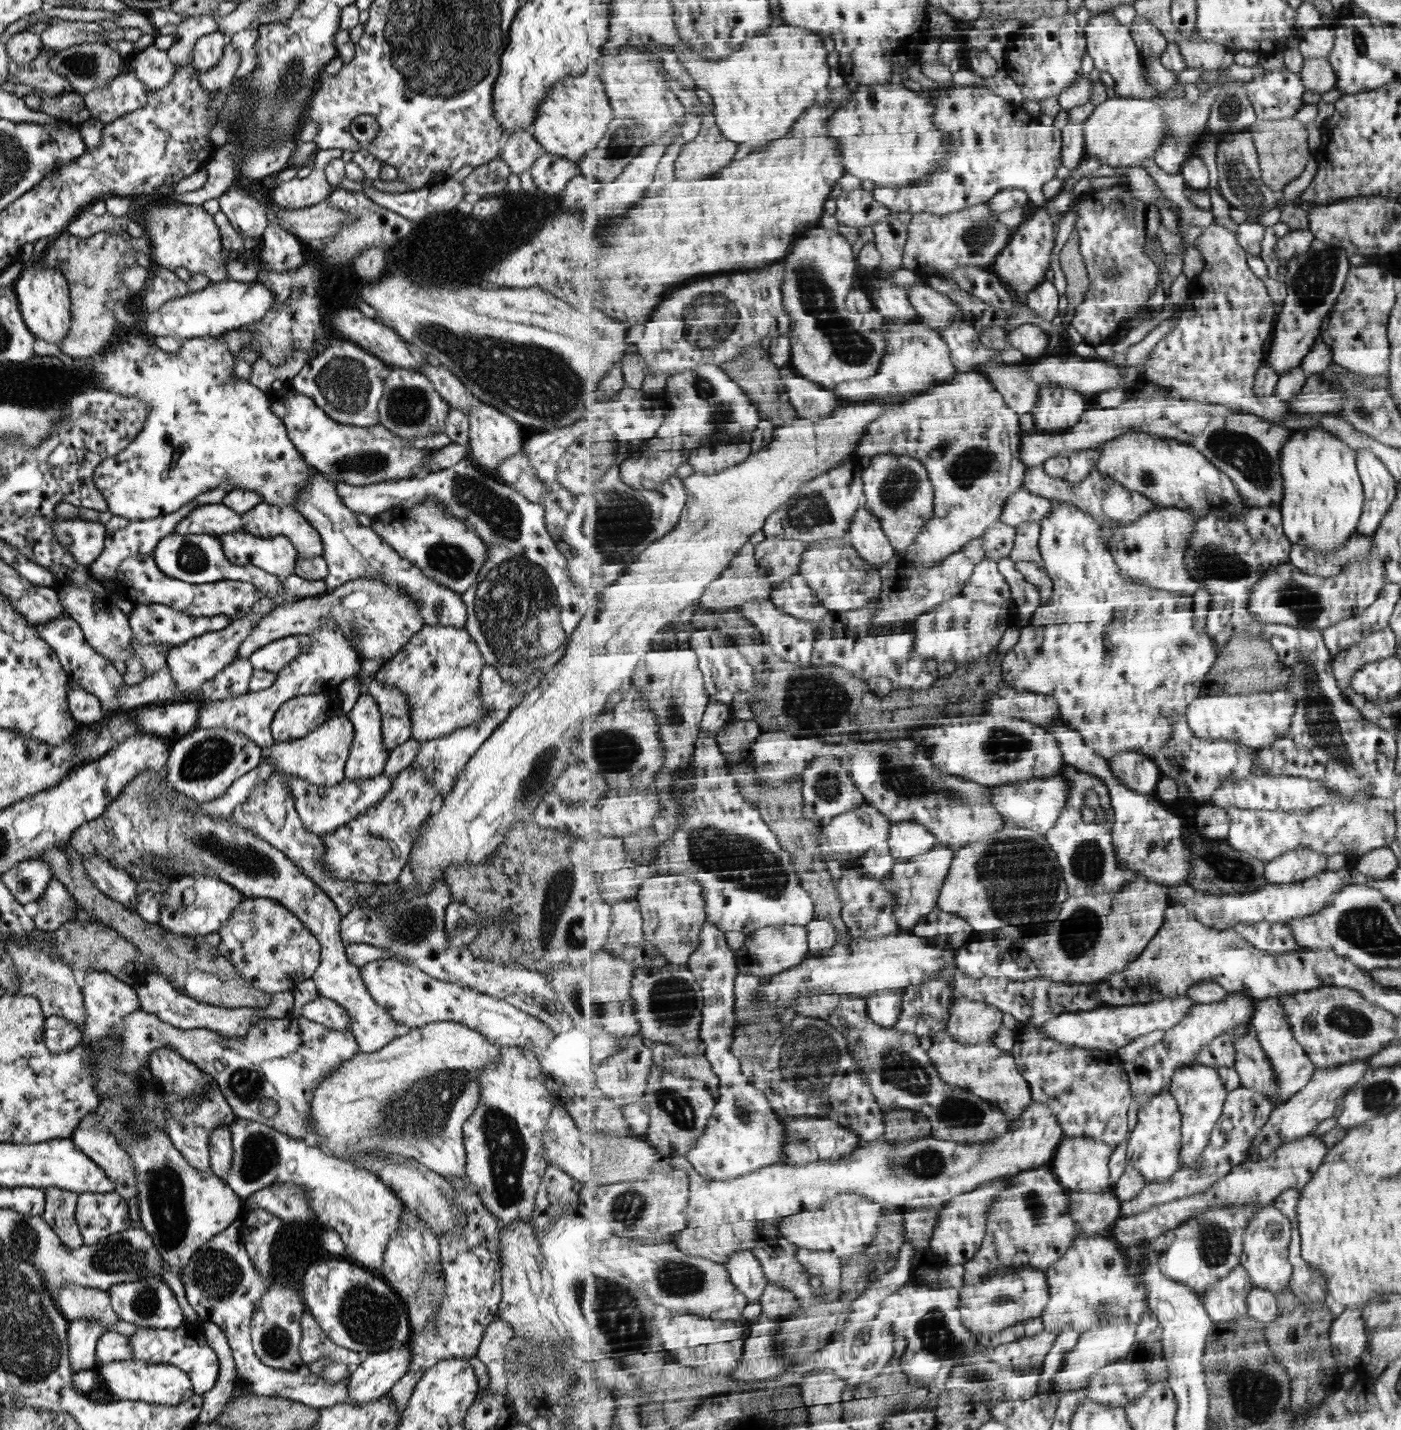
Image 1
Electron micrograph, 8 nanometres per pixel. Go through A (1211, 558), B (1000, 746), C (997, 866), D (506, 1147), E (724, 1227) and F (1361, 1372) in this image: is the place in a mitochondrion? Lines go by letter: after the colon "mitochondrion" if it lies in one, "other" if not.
A: mitochondrion
B: mitochondrion
C: mitochondrion
D: mitochondrion
E: other
F: other

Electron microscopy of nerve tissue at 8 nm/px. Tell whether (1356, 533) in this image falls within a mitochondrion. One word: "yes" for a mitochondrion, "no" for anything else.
no

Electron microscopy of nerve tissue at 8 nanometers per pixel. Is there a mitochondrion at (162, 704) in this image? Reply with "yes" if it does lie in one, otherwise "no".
no

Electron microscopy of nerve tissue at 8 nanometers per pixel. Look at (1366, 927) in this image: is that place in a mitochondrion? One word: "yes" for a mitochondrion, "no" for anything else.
yes

